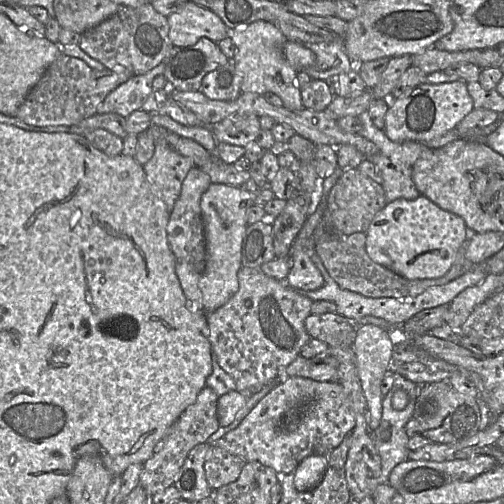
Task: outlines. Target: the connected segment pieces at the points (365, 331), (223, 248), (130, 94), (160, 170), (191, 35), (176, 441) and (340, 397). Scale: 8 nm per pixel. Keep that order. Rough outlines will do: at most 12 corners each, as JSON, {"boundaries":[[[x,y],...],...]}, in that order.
{"boundaries":[[[357,326],[353,349],[370,434],[381,422],[381,386],[396,337]],[[212,183],[200,200],[203,311],[238,291],[257,193]],[[164,63],[134,75],[112,90],[97,114],[127,118],[154,92]],[[167,143],[143,165],[171,214],[194,162]],[[190,1],[167,16],[174,47],[230,32],[217,14]],[[207,385],[143,463],[149,496],[172,486],[188,453],[220,427]],[[282,376],[215,445],[279,475],[355,427],[339,382]]]}

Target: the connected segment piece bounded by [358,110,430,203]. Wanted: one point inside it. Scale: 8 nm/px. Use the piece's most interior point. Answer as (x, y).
(395, 160)

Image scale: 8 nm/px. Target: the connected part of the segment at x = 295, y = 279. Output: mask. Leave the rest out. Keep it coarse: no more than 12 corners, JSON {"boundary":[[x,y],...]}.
{"boundary":[[290,250],[286,283],[295,290],[321,288],[324,278],[308,250]]}

